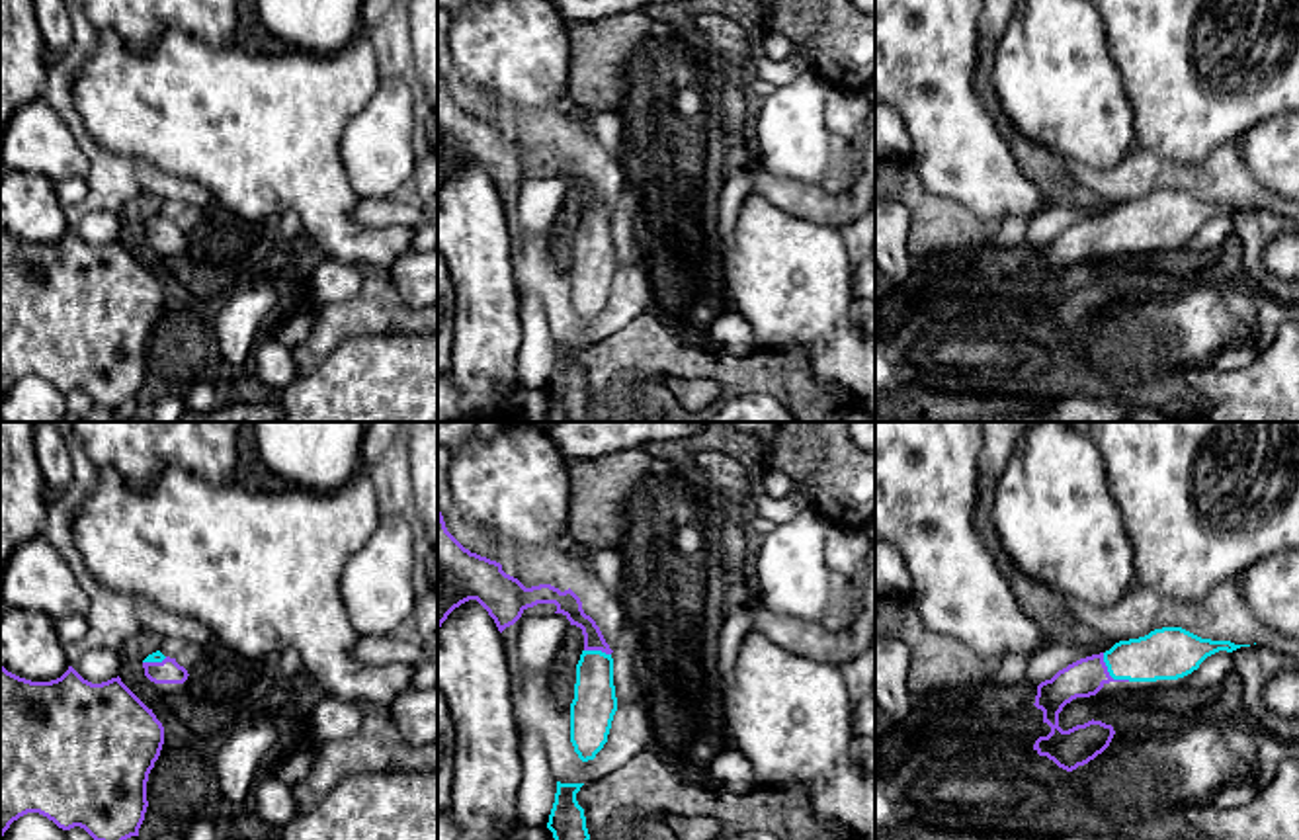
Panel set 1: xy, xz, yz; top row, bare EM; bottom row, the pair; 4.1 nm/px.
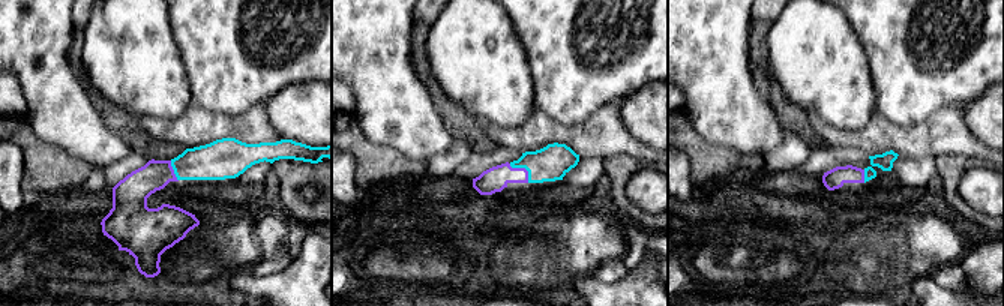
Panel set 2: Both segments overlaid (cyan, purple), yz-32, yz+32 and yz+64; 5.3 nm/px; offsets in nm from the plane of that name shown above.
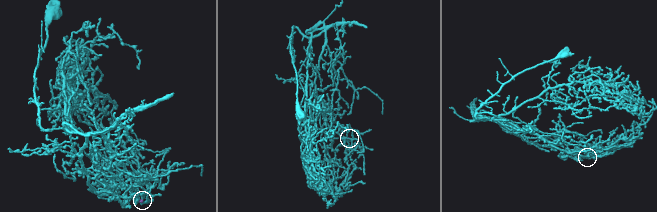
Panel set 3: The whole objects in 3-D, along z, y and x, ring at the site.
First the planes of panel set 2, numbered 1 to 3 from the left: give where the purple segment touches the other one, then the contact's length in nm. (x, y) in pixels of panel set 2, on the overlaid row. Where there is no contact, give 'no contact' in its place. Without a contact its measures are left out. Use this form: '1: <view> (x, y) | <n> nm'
1: yz-32 (174, 171) | 120 nm
2: yz+32 (524, 167) | 150 nm
3: yz+64 (865, 176) | 70 nm

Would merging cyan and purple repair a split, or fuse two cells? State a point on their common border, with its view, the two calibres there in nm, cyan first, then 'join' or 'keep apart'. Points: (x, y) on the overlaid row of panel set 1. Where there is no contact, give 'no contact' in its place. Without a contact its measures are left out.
yz (1110, 674) | 220/160 nm | join

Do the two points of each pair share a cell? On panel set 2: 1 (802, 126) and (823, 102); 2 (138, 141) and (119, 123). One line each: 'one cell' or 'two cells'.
1: two cells
2: one cell

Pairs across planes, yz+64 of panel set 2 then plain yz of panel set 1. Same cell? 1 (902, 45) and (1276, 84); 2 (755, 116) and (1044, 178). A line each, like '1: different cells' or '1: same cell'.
1: same cell
2: different cells

